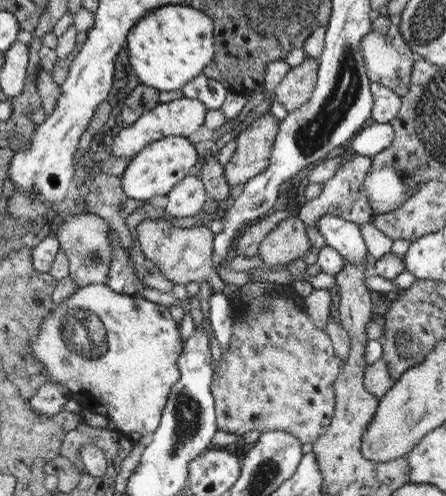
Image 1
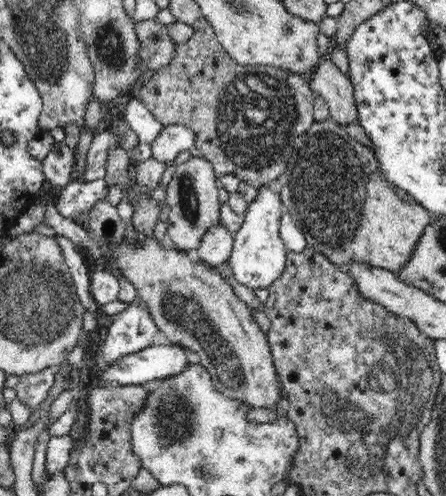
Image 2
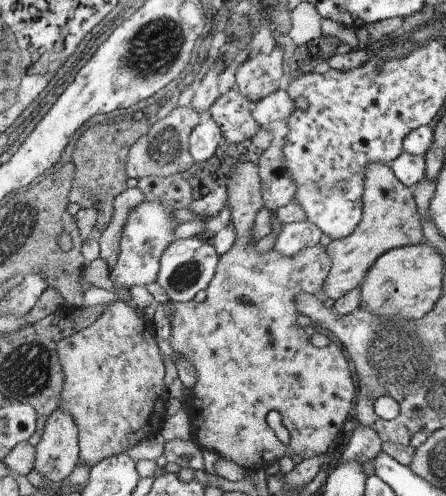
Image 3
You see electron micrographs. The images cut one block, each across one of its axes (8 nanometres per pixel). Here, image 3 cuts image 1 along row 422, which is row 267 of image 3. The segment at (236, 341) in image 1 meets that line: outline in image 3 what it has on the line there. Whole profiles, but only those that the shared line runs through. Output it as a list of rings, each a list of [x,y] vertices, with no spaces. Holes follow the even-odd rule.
[[[239,162],[233,166],[231,178],[227,178],[227,202],[235,232],[233,246],[219,256],[219,270],[215,272],[215,280],[211,280],[203,302],[169,302],[169,346],[173,350],[171,362],[181,356],[197,374],[191,388],[189,408],[191,440],[201,450],[213,450],[219,458],[235,462],[249,474],[253,470],[265,470],[265,466],[279,462],[283,456],[299,456],[301,460],[321,458],[341,430],[341,424],[349,416],[351,400],[357,396],[343,352],[335,344],[313,348],[305,330],[295,326],[295,296],[321,294],[321,288],[331,272],[331,258],[325,248],[317,244],[311,248],[301,248],[293,256],[283,256],[275,250],[259,254],[255,250],[257,242],[251,240],[251,230],[257,212],[263,208],[257,164]],[[269,412],[281,414],[281,426],[289,432],[289,444],[281,444],[273,430],[269,430],[265,422]]]

